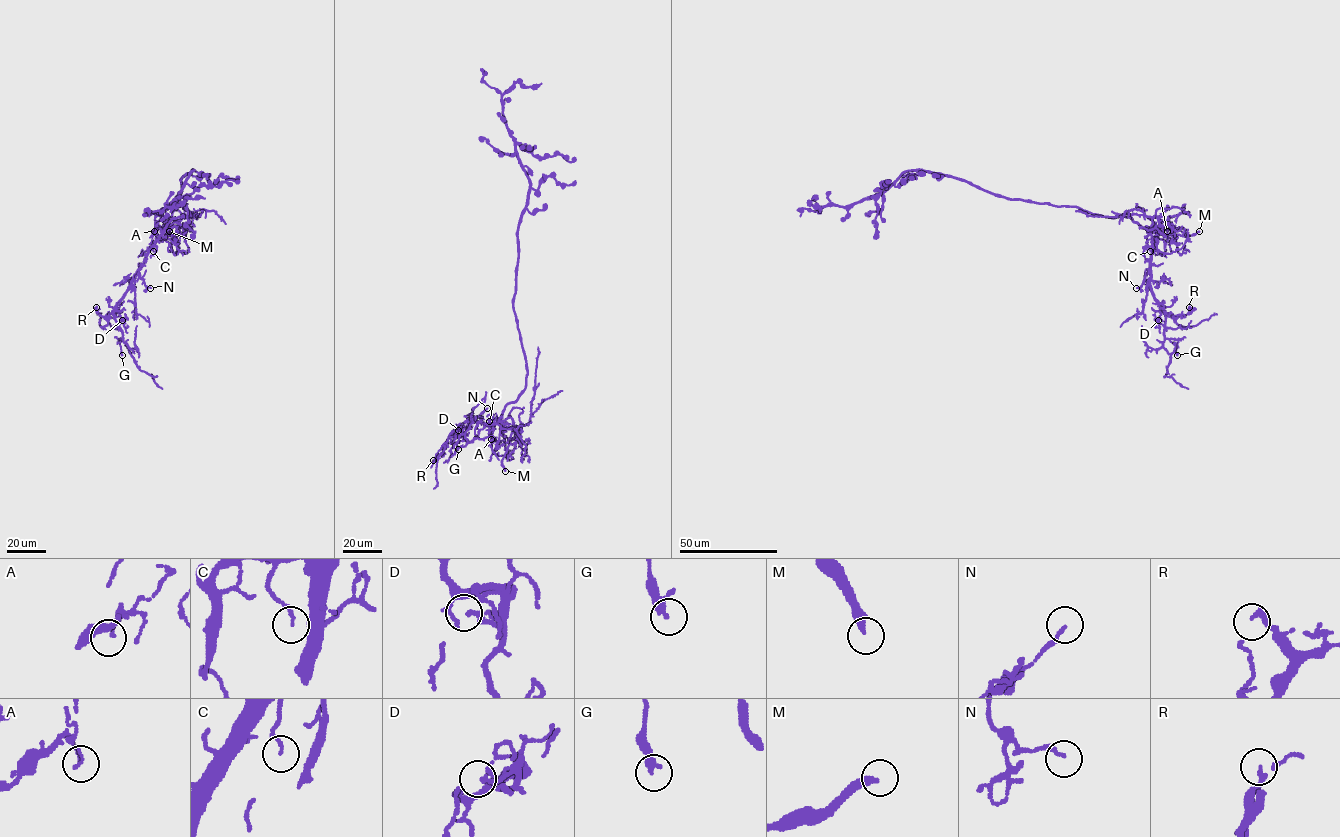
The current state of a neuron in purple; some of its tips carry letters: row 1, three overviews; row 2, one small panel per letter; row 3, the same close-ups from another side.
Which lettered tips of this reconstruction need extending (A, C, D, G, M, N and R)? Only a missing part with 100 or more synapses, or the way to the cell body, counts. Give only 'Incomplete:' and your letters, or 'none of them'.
Incomplete: M

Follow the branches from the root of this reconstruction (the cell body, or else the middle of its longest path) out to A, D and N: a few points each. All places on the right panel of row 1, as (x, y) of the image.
A: (1067, 206), (1104, 216), (1129, 217), (1153, 238), (1167, 231)
D: (1067, 206), (1104, 216), (1129, 217), (1151, 235), (1150, 288), (1160, 307), (1158, 320)
N: (1067, 206), (1104, 216), (1129, 217), (1151, 235), (1151, 266), (1142, 285), (1136, 288)

